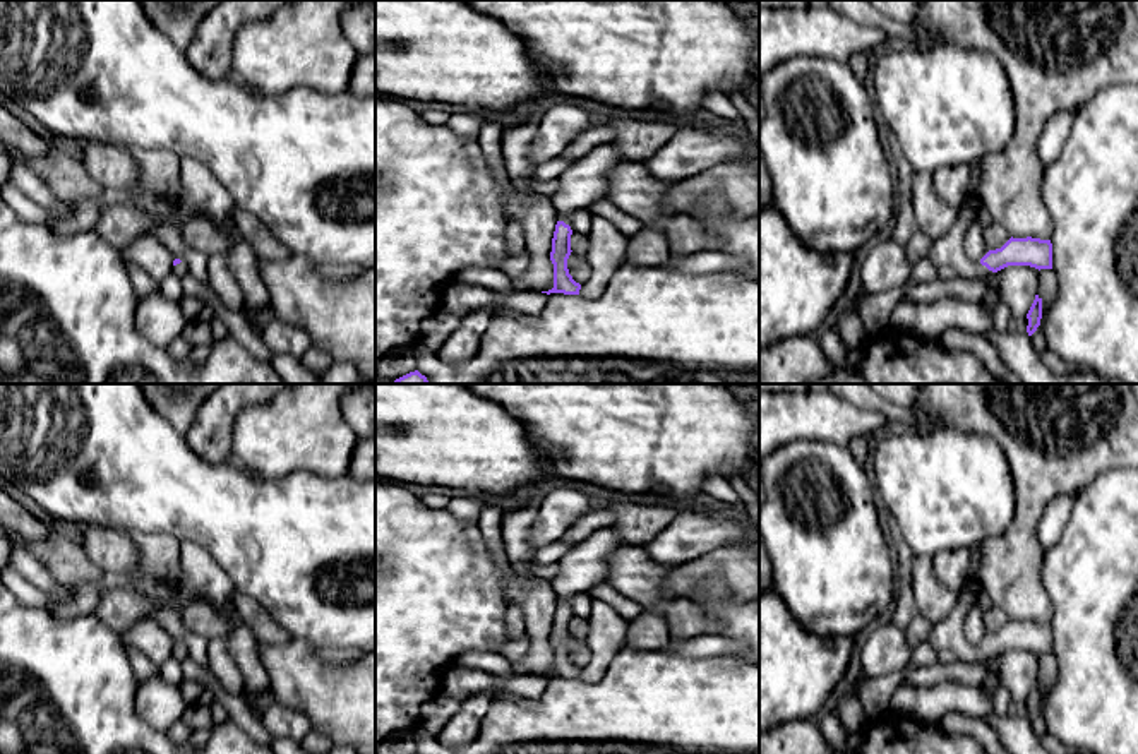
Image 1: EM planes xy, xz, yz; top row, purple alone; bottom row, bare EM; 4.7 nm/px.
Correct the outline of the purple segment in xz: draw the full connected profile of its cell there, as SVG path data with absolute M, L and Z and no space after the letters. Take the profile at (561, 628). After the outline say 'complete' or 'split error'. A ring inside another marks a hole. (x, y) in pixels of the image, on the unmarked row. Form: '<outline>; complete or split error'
M612 530L591 531L581 543L574 545L560 560L559 572L550 581L557 595L557 608L552 622L550 644L554 648L554 672L542 677L579 679L581 668L572 663L567 653L571 639L571 619L567 600L578 593L588 593L608 576L610 555L626 543Z; split error

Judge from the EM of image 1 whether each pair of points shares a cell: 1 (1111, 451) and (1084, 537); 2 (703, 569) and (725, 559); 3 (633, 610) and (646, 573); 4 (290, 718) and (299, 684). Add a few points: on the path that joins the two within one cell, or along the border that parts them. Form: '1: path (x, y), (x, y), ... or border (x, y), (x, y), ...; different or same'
1: border (1120, 466), (1102, 470), (1077, 496); different
2: path (708, 564), (720, 561); same
3: border (605, 580), (645, 607); different
4: border (273, 698), (285, 706), (300, 710), (312, 730); different

